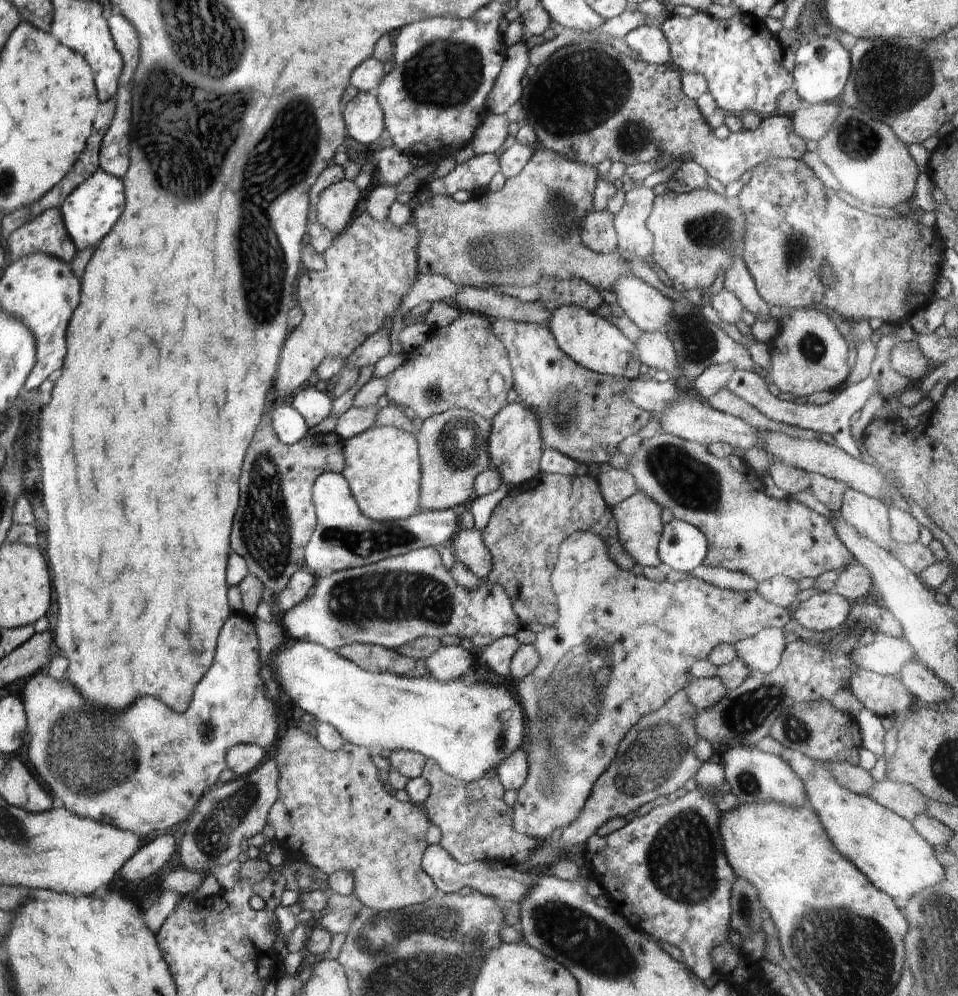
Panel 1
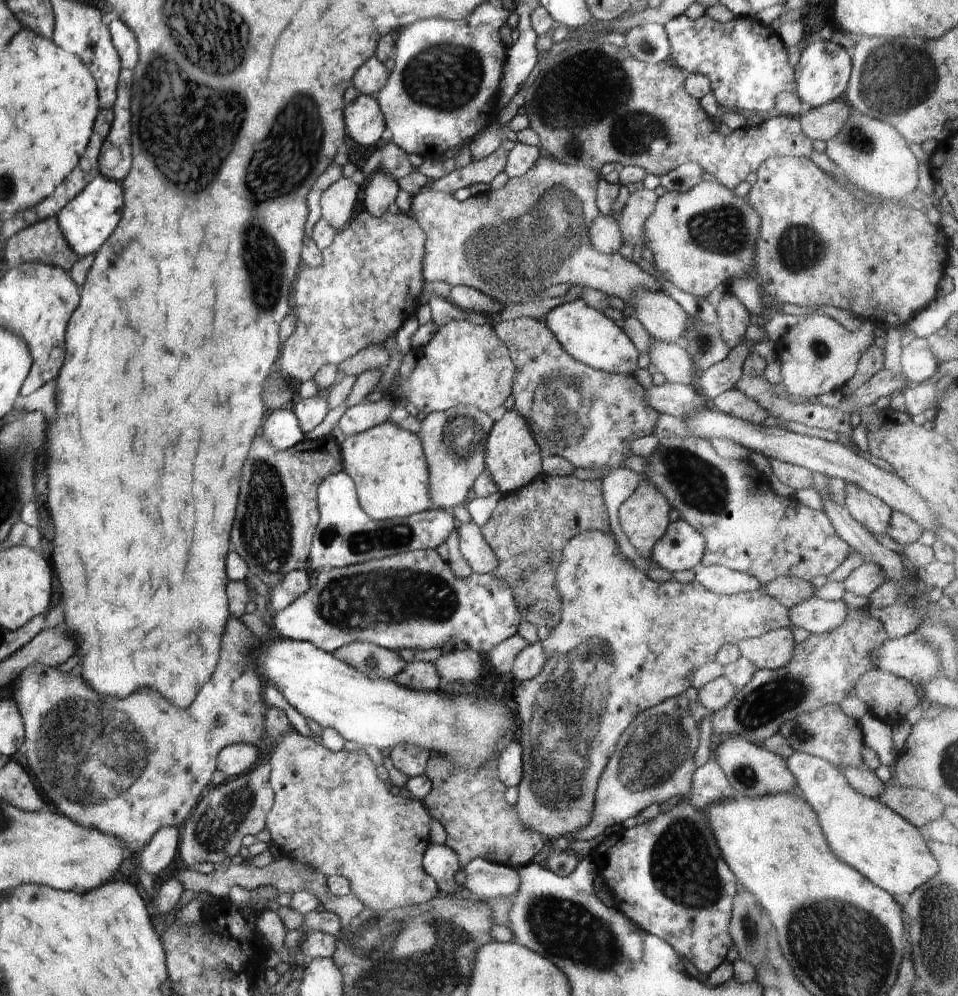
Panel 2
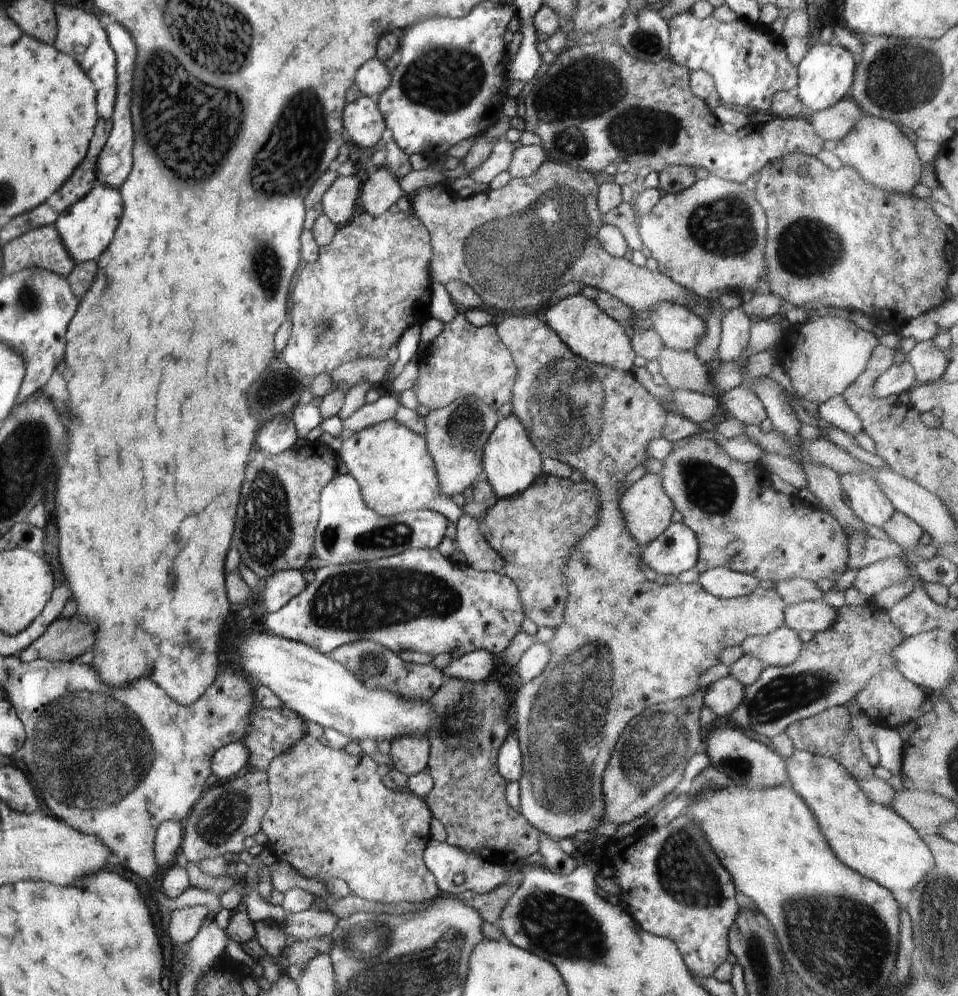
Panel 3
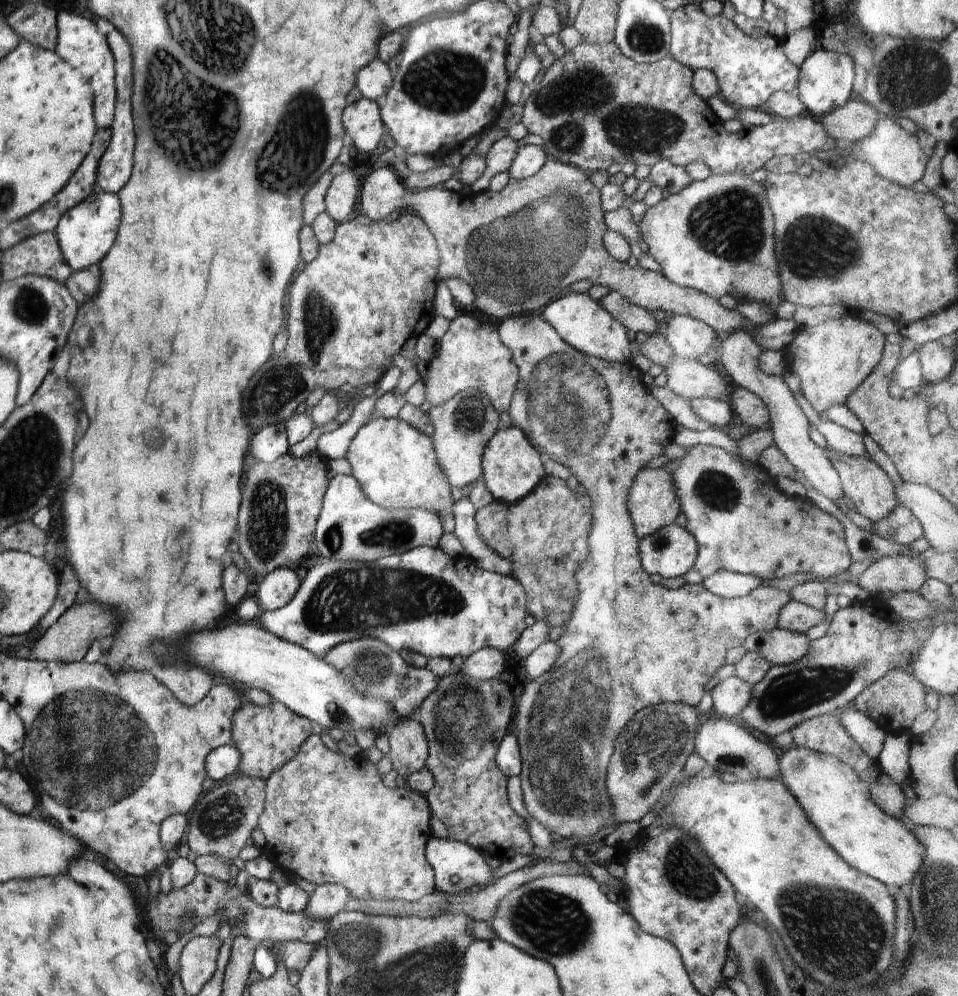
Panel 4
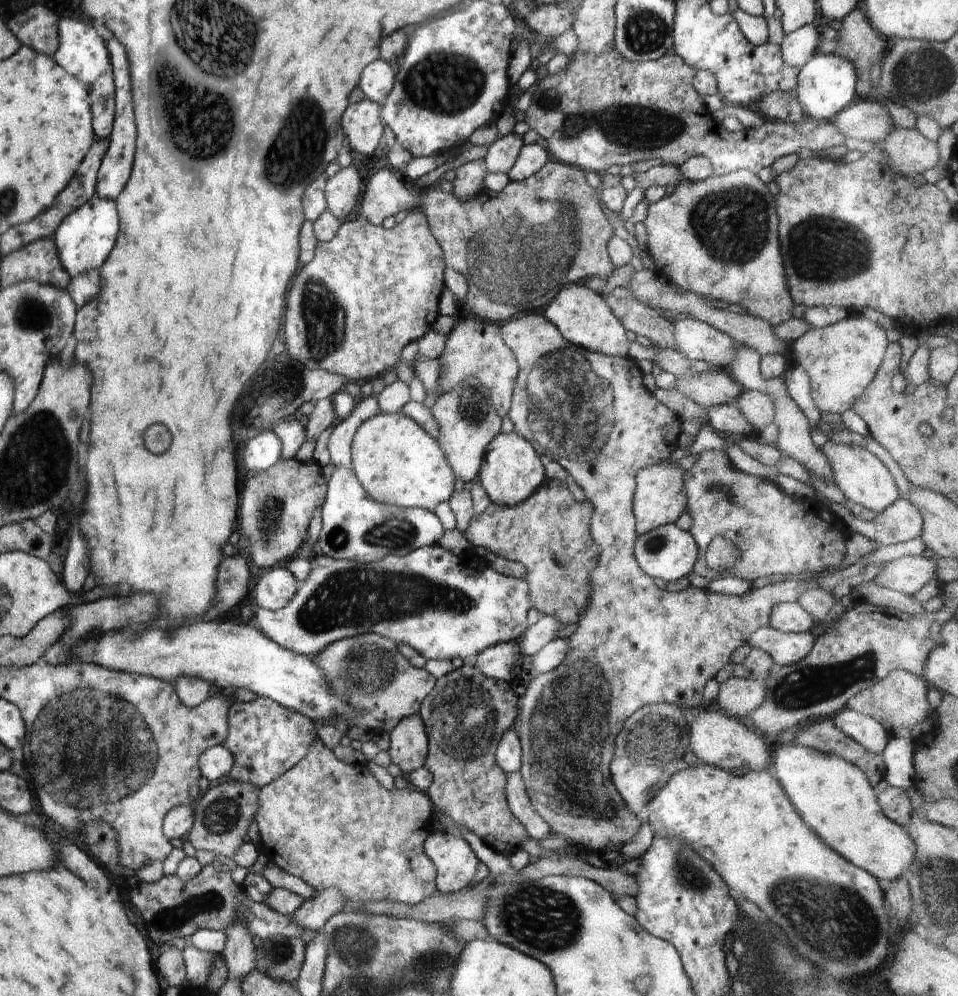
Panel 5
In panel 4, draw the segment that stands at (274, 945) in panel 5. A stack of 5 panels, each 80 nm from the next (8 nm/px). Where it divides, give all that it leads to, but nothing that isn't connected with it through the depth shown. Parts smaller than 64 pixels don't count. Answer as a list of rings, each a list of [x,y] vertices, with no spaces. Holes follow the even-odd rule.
[[[278,941],[277,946],[272,946],[269,952],[277,960],[276,963],[282,963],[286,967],[287,972],[300,972],[310,960],[314,949],[320,945],[322,943],[315,945],[304,941]]]

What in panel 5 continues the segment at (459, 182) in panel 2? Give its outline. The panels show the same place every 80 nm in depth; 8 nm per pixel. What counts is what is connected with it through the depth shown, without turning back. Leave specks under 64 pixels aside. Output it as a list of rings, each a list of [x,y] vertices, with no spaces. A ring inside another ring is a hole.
[[[510,133],[496,139],[487,149],[484,159],[486,172],[506,173],[510,172],[523,147],[522,136]]]

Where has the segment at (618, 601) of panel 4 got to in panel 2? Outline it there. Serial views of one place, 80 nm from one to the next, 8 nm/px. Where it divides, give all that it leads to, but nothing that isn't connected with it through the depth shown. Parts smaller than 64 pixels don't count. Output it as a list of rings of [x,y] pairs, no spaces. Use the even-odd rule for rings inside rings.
[[[521,317],[501,320],[493,330],[507,347],[516,368],[512,386],[512,394],[516,399],[515,410],[527,421],[534,441],[541,447],[542,458],[557,455],[576,468],[594,469],[606,476],[624,468],[626,460],[633,456],[633,441],[653,435],[659,413],[647,404],[647,392],[634,375],[611,374],[574,360],[560,346],[543,319]],[[597,530],[579,533],[563,547],[562,555],[561,564],[555,575],[555,588],[558,590],[561,599],[561,622],[550,630],[551,634],[545,640],[540,641],[546,656],[546,665],[542,668],[542,672],[533,680],[522,681],[515,697],[518,705],[516,721],[519,744],[524,765],[523,778],[517,787],[519,794],[514,808],[522,826],[536,832],[549,843],[560,836],[570,837],[572,832],[578,832],[580,828],[584,828],[588,824],[588,820],[592,816],[592,808],[594,808],[594,796],[598,780],[604,768],[608,765],[622,732],[625,732],[630,722],[633,722],[640,712],[685,692],[691,686],[695,671],[701,665],[715,662],[718,650],[724,644],[737,645],[740,640],[757,638],[775,629],[791,626],[789,610],[778,600],[771,598],[764,588],[757,589],[755,592],[736,595],[718,595],[709,592],[696,580],[688,582],[688,584],[680,584],[680,582],[674,580],[660,583],[648,579],[628,557],[625,557],[619,551],[619,544],[610,533]]]

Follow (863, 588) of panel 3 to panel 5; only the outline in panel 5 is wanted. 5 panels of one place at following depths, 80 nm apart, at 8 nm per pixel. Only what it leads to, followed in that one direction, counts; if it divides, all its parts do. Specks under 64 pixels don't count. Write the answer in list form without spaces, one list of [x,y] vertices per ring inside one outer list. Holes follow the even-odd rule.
[[[932,555],[906,556],[884,562],[884,566],[872,579],[872,584],[914,596],[928,582],[937,580],[936,574],[938,566]]]

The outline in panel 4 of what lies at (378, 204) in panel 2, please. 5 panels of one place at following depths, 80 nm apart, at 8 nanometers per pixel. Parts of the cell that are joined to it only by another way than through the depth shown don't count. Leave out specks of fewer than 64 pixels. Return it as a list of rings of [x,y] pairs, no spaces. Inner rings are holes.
[[[548,158],[534,176],[526,180],[510,178],[500,192],[487,189],[473,195],[462,196],[459,192],[434,187],[410,192],[404,188],[402,179],[397,176],[394,169],[381,167],[374,170],[363,182],[359,193],[360,208],[365,216],[374,221],[384,220],[394,210],[402,211],[404,208],[420,216],[434,236],[438,254],[440,254],[438,279],[464,280],[474,292],[474,298],[476,298],[474,307],[480,310],[480,315],[488,315],[496,322],[510,316],[541,315],[548,304],[568,292],[570,284],[579,280],[590,280],[594,285],[608,287],[611,291],[618,292],[630,304],[644,308],[648,312],[662,310],[667,314],[684,314],[696,320],[702,320],[717,333],[721,340],[740,328],[746,328],[753,336],[755,326],[741,316],[738,310],[726,310],[710,296],[698,290],[674,284],[661,272],[649,272],[641,267],[632,268],[627,261],[618,261],[610,256],[602,242],[602,236],[607,227],[601,210],[600,191],[589,178],[590,174],[583,172],[580,168]]]

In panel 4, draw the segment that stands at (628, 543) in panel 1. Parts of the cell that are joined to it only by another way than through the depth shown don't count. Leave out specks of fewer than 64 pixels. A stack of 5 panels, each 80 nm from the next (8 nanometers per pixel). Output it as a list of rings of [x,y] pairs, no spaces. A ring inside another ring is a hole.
[[[662,467],[658,469],[642,469],[634,479],[629,490],[627,507],[635,528],[636,536],[641,541],[675,522],[681,512],[680,499],[675,491],[673,474]]]

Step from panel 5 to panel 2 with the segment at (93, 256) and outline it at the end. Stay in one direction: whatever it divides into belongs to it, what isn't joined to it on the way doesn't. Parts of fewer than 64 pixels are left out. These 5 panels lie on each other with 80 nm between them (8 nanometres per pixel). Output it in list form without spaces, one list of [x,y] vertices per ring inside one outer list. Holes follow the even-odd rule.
[[[99,175],[92,182],[88,182],[86,188],[80,194],[76,194],[72,201],[58,212],[57,218],[62,233],[65,234],[66,240],[69,241],[78,258],[95,255],[98,248],[110,238],[110,234],[114,232],[114,228],[122,218],[124,202],[123,184]]]

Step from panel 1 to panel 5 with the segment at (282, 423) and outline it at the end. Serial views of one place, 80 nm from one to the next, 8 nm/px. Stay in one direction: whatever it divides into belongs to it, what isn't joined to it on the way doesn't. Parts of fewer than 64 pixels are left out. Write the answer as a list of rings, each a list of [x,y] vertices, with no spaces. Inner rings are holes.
[[[274,430],[262,431],[248,440],[242,452],[242,466],[246,470],[261,473],[272,468],[281,455],[281,442]]]

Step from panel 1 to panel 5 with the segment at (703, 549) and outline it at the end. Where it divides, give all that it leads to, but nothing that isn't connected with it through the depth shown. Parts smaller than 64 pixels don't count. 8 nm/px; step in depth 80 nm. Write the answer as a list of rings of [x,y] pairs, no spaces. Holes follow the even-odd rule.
[[[668,523],[637,535],[633,555],[642,572],[653,579],[662,578],[669,583],[682,577],[688,577],[693,572],[698,556],[698,547],[690,531],[682,530],[677,523]]]

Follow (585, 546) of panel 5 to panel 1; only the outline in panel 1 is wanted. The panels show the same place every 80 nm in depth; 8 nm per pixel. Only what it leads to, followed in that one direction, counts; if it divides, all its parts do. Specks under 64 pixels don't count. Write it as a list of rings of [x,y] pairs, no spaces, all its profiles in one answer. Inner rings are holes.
[[[538,471],[532,480],[519,484],[510,490],[494,509],[489,523],[481,532],[486,548],[493,558],[493,569],[486,578],[491,583],[503,586],[510,597],[513,611],[522,624],[531,625],[533,622],[552,626],[558,618],[557,600],[551,587],[551,572],[557,563],[560,543],[565,537],[572,536],[575,532],[590,531],[601,536],[609,548],[611,559],[620,567],[631,570],[635,560],[619,541],[617,522],[607,502],[601,493],[599,482],[592,475],[566,476],[558,473],[545,473]]]

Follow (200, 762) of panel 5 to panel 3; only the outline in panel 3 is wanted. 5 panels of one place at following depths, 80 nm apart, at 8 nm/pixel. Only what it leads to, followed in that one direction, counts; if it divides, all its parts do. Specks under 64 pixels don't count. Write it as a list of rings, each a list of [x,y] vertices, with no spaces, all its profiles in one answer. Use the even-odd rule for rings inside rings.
[[[242,742],[222,746],[212,756],[210,768],[220,782],[229,781],[248,769],[248,748]]]

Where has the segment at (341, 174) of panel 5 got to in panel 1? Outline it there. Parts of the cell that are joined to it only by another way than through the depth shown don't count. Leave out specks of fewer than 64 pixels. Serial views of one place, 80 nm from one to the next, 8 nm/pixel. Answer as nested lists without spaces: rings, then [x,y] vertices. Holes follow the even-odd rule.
[[[346,178],[331,184],[319,194],[314,220],[339,235],[352,222],[352,212],[360,202],[361,192],[354,181]]]

